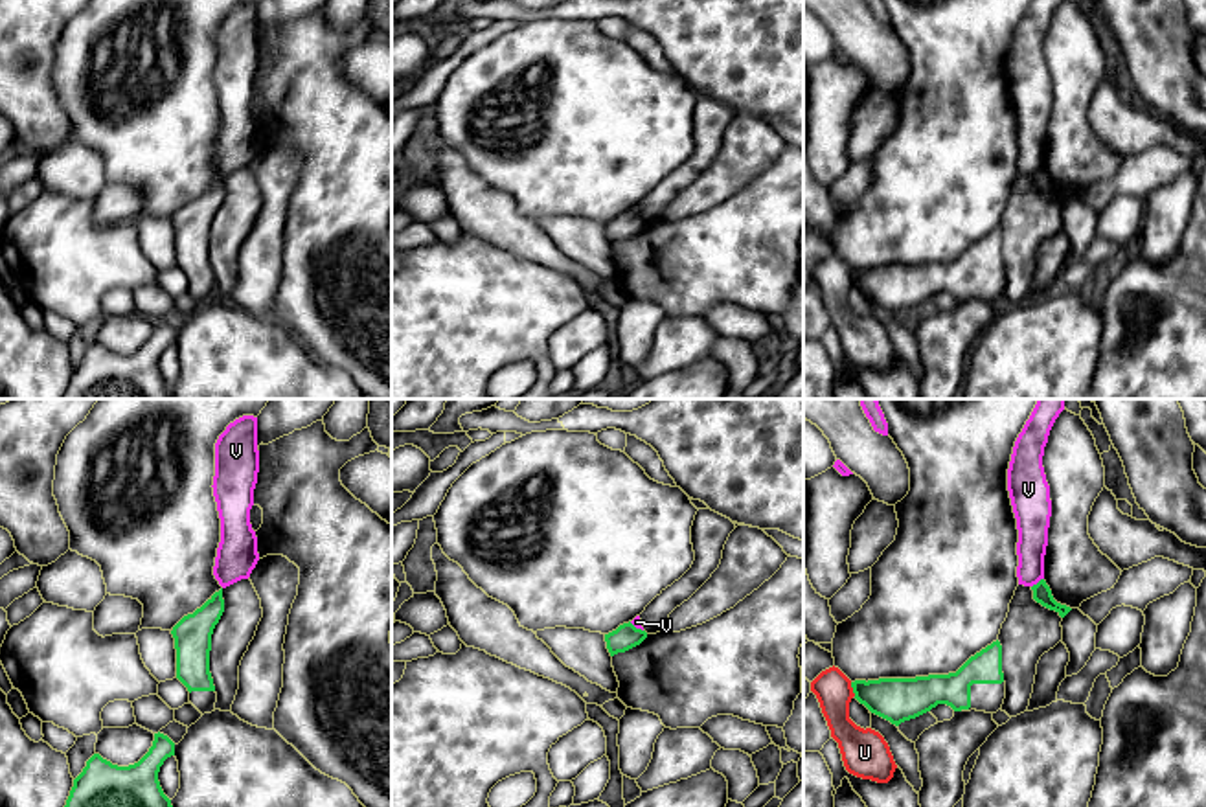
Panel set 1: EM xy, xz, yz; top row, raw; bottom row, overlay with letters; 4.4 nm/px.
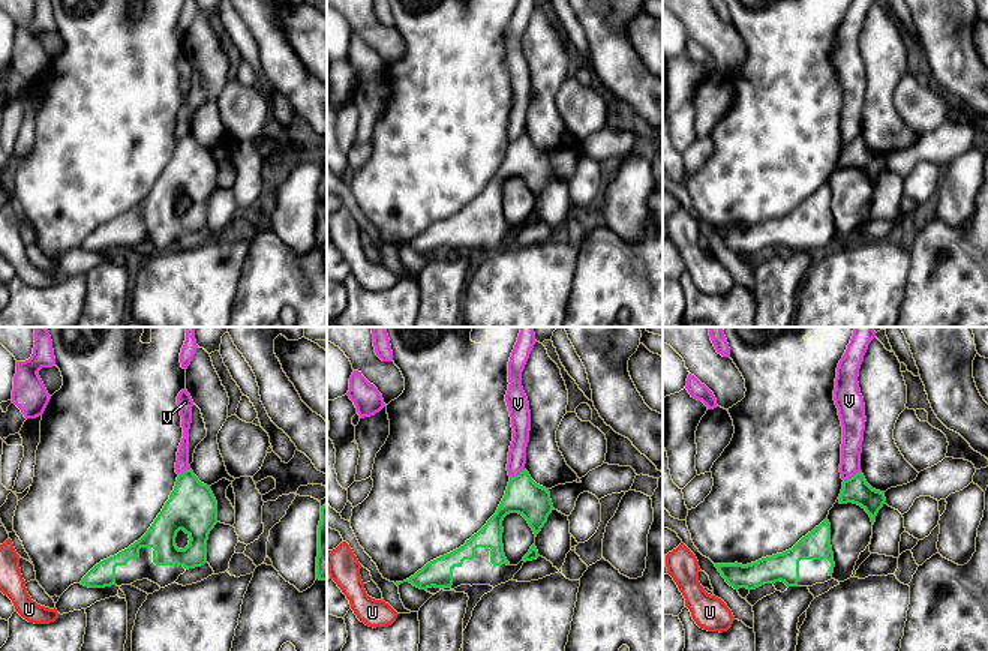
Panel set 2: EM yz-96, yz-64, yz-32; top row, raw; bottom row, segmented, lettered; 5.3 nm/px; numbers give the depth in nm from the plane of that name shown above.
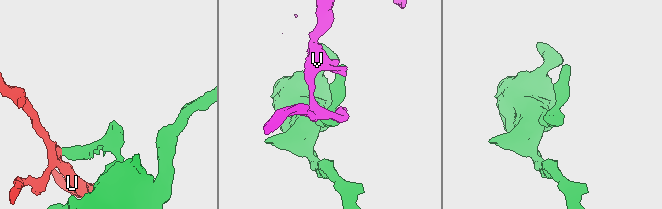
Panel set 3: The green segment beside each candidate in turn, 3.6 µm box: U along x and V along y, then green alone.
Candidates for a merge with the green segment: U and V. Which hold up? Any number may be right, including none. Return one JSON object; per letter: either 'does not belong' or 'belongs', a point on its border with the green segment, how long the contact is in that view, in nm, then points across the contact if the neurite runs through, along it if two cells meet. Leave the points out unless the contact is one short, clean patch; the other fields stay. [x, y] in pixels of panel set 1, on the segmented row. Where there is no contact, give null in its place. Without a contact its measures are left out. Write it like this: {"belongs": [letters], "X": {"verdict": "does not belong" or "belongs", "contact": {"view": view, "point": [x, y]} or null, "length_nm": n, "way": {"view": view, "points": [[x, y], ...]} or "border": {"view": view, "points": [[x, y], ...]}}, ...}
{"belongs": [], "U": {"verdict": "does not belong", "contact": {"view": "yz", "point": [853, 690]}, "length_nm": 70, "border": {"view": "yz", "points": [[850, 682], [855, 695]]}}, "V": {"verdict": "does not belong", "contact": {"view": "yz", "point": [1039, 581]}, "length_nm": 70, "border": {"view": "yz", "points": [[1043, 578], [1032, 587]]}}}

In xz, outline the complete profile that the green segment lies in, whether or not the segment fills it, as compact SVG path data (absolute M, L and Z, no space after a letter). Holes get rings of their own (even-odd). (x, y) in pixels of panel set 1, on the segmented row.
M631 621L620 625L616 631L605 634L607 649L610 656L618 653L625 653L636 645L640 645L647 638L647 632L636 629Z

